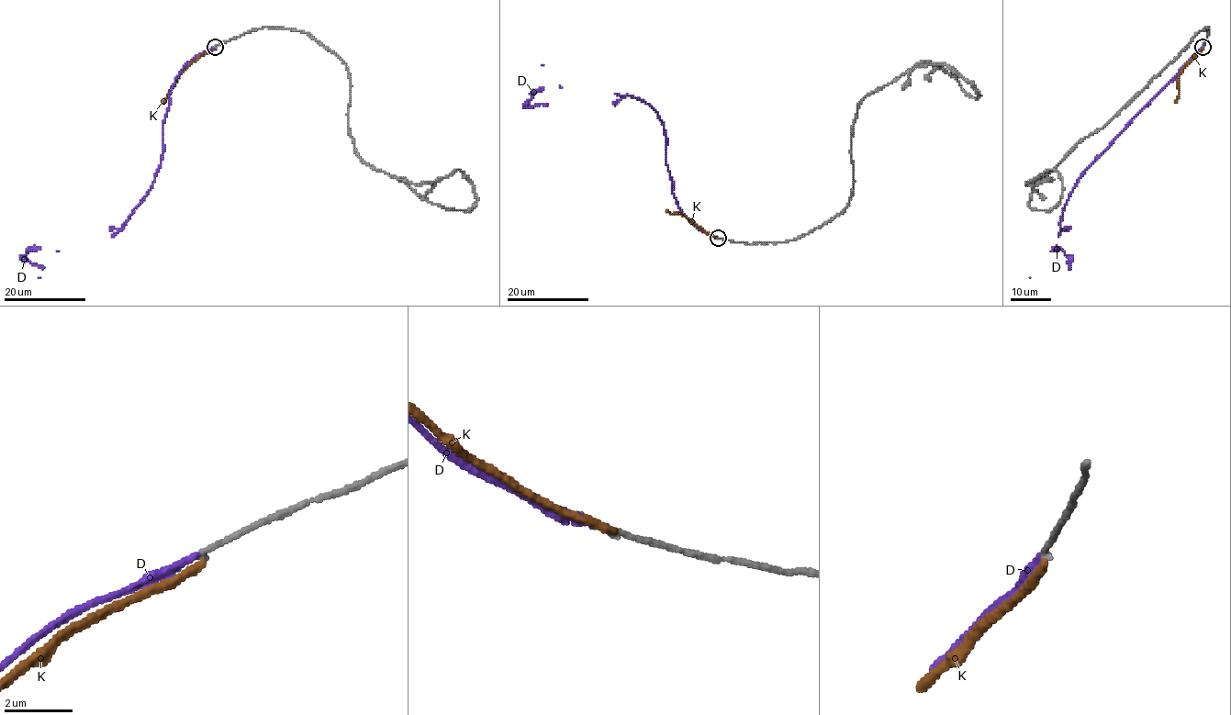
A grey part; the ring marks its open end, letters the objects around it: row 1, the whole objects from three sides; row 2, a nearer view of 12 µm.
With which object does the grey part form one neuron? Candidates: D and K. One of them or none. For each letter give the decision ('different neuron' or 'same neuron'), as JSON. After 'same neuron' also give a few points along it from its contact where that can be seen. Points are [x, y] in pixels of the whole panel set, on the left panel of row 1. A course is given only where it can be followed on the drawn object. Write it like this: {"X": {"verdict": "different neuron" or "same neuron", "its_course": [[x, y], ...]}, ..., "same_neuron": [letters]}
{"D": {"verdict": "same neuron", "its_course": [[215, 47], [195, 56], [174, 82], [160, 168], [128, 220], [32, 247], [24, 257], [44, 268]]}, "K": {"verdict": "different neuron"}, "same_neuron": ["D"]}

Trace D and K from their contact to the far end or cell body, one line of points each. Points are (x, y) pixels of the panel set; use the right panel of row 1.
D: (1203, 47), (1078, 180), (1062, 214), (1062, 228), (1067, 229), (1054, 247), (1068, 257), (1071, 262), (1068, 268)
K: (1203, 48), (1179, 75), (1176, 103)

